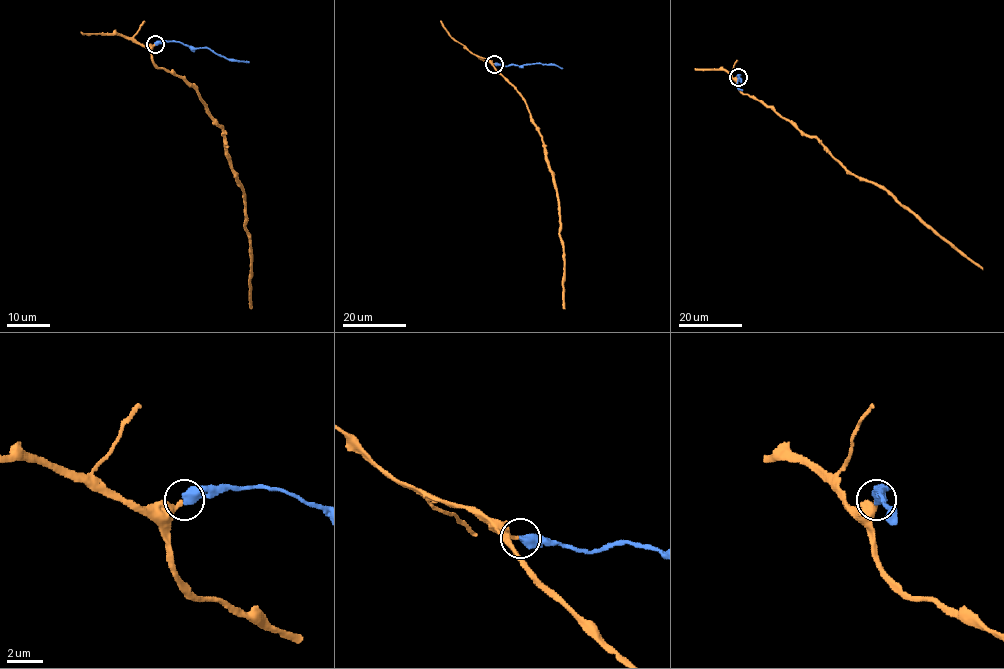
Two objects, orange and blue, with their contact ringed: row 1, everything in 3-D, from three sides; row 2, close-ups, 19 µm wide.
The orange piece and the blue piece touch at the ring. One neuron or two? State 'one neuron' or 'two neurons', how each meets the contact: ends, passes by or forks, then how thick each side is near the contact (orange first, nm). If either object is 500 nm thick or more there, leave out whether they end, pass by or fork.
one neuron | 260/550 nm

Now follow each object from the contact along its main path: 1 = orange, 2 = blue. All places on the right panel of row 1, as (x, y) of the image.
1: (738, 77), (737, 88), (744, 94), (754, 96), (816, 138), (850, 172), (882, 185), (937, 234), (982, 269)
2: (738, 77), (740, 75), (738, 88), (742, 90)

